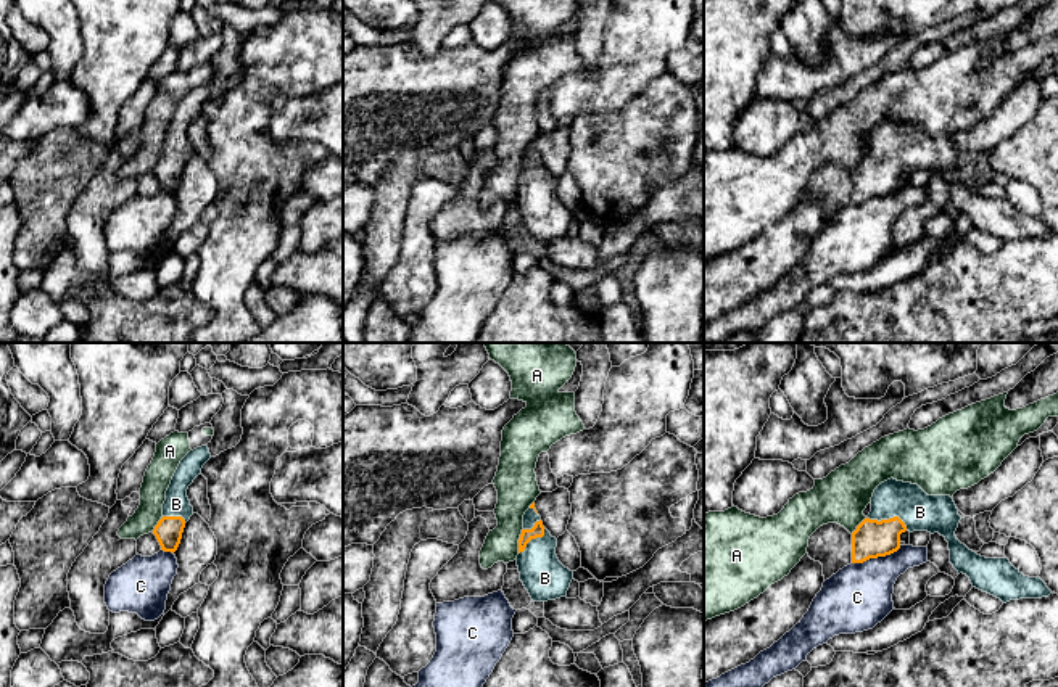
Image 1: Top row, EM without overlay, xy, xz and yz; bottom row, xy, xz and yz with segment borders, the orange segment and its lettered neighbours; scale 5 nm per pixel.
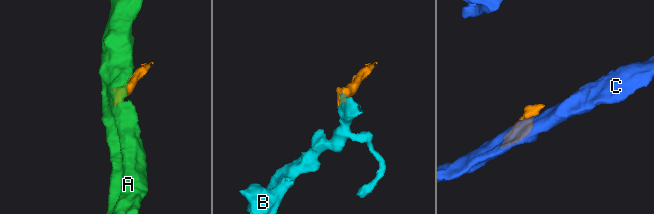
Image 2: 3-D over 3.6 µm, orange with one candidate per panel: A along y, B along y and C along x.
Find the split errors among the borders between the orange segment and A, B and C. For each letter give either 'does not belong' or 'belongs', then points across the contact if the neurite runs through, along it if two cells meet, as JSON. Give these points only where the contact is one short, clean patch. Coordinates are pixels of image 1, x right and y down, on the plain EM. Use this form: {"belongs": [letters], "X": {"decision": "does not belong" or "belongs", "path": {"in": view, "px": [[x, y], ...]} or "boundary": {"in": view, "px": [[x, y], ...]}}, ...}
{"belongs": ["B"], "A": {"decision": "does not belong", "boundary": {"in": "xz", "px": [[522, 168], [517, 192]]}}, "B": {"decision": "belongs", "path": {"in": "yz", "px": [[872, 179], [889, 158], [896, 152], [920, 152]]}}, "C": {"decision": "does not belong"}}

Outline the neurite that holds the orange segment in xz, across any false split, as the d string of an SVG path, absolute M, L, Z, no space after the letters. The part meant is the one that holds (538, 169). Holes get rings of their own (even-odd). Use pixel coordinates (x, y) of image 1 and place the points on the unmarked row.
M533 142L523 154L517 195L520 220L533 241L548 241L567 235L573 211L559 201L556 187L557 179L543 166Z

